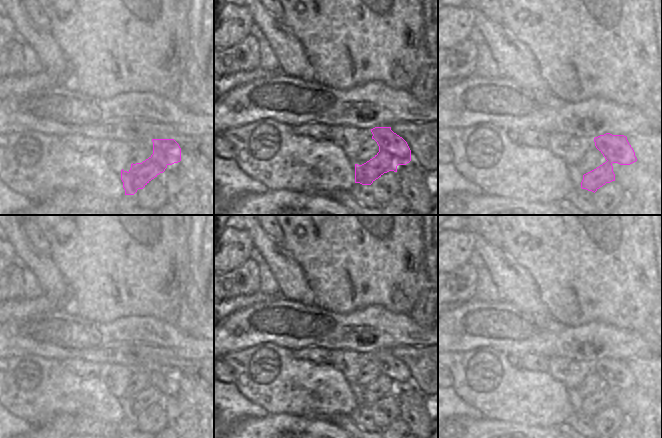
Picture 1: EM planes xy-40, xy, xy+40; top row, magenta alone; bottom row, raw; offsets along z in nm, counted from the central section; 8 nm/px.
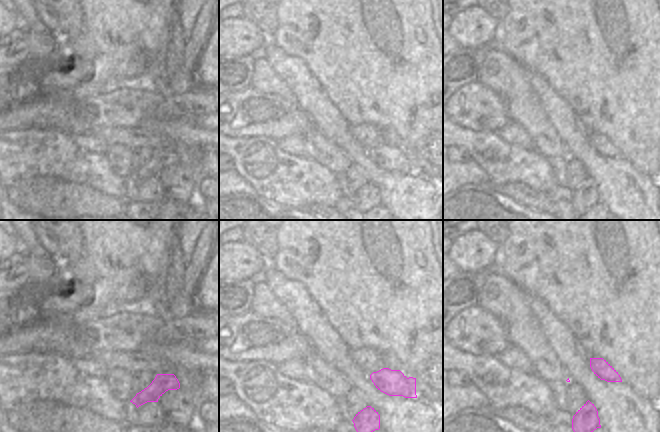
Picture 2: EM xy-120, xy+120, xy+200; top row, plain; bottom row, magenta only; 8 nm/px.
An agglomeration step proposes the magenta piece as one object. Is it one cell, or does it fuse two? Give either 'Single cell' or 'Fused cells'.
Fused cells

